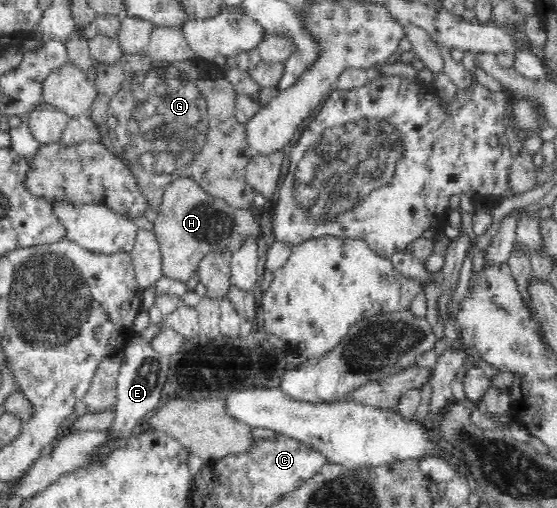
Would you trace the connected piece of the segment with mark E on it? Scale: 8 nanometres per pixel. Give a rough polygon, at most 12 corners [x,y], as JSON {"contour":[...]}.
{"contour":[[128,342],[114,420],[82,470],[104,462],[160,402],[169,356]]}

